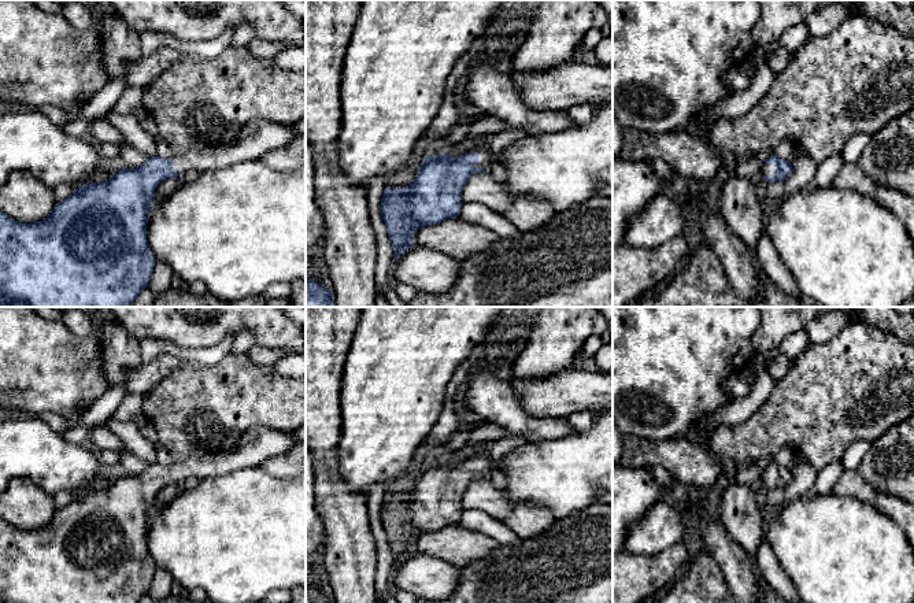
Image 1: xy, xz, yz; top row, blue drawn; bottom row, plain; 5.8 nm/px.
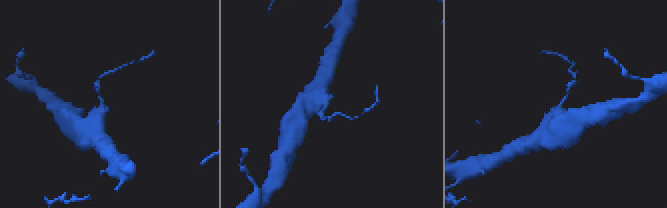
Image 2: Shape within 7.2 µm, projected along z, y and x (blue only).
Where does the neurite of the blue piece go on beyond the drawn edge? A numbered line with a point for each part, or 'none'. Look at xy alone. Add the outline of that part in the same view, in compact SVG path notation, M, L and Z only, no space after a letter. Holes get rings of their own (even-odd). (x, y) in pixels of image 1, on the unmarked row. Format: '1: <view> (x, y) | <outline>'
1: xy (256, 444) | M252 426L227 451L175 460L173 477L178 480L180 485L186 487L206 477L258 467L266 459L288 452L296 443L292 432Z

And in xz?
1: xz (491, 469) | M484 452L471 459L481 462L474 471L475 476L484 476L486 480L496 481L504 470L502 460L493 459L489 452Z

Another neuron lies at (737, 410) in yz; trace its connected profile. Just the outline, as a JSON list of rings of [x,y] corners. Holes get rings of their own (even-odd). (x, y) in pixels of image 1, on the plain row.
[[[751,371],[751,389],[743,399],[732,399],[724,408],[715,414],[703,417],[704,422],[710,422],[722,428],[741,423],[754,415],[759,407],[770,396],[773,380],[766,371]]]

